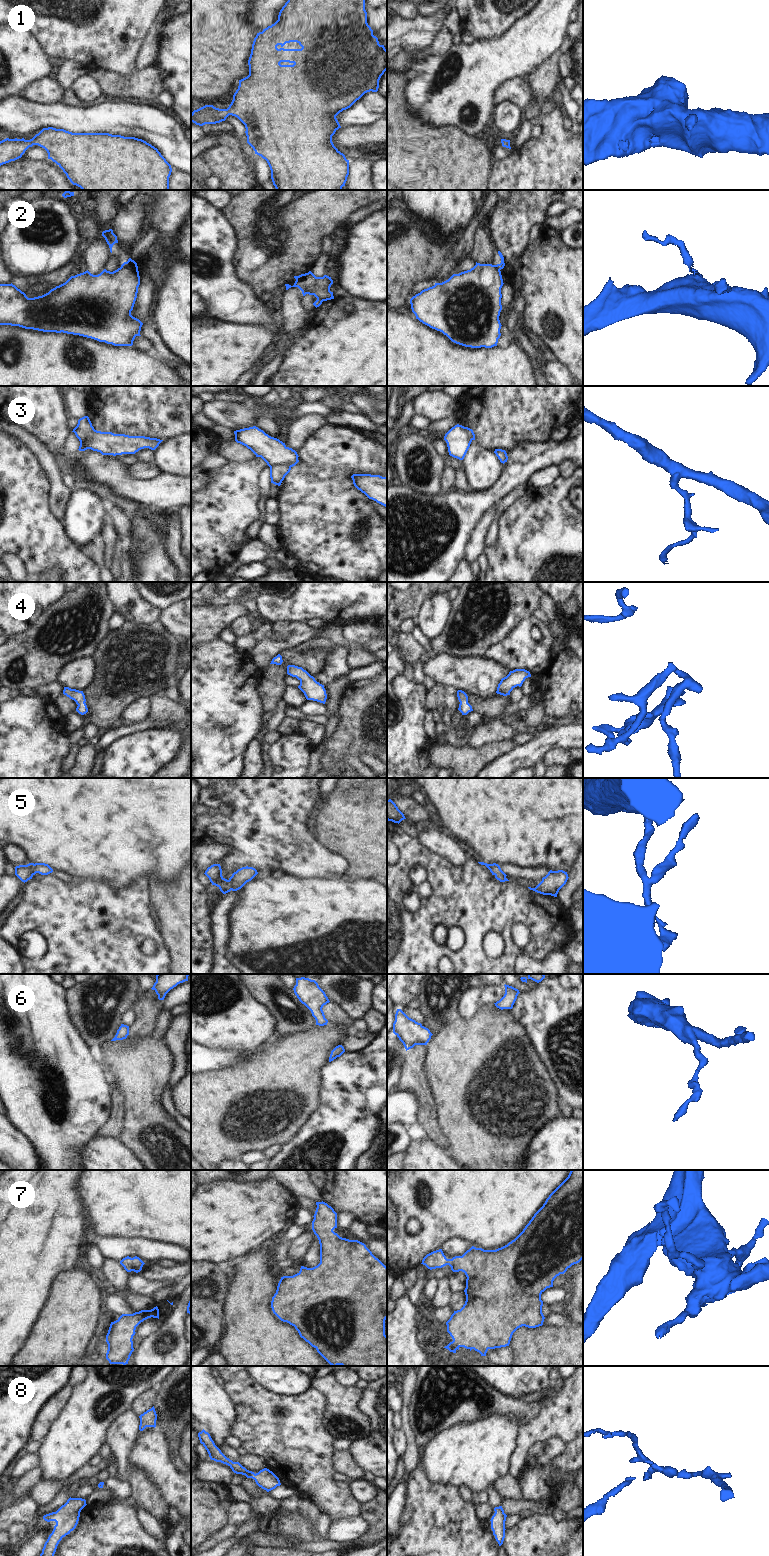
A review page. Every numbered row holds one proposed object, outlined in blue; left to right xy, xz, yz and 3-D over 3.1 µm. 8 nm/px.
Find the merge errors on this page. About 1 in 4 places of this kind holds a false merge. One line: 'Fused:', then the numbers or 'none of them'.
Fused: 2, 3

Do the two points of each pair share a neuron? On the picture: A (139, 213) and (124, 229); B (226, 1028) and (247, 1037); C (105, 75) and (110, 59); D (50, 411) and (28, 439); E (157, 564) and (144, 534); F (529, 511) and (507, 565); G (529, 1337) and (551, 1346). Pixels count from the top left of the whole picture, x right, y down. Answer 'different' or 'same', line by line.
A: same
B: same
C: different
D: different
E: same
F: same
G: same

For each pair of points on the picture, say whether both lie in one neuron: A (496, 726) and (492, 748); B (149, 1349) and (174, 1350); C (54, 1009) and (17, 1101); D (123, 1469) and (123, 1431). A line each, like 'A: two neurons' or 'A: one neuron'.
A: two neurons
B: one neuron
C: one neuron
D: one neuron

